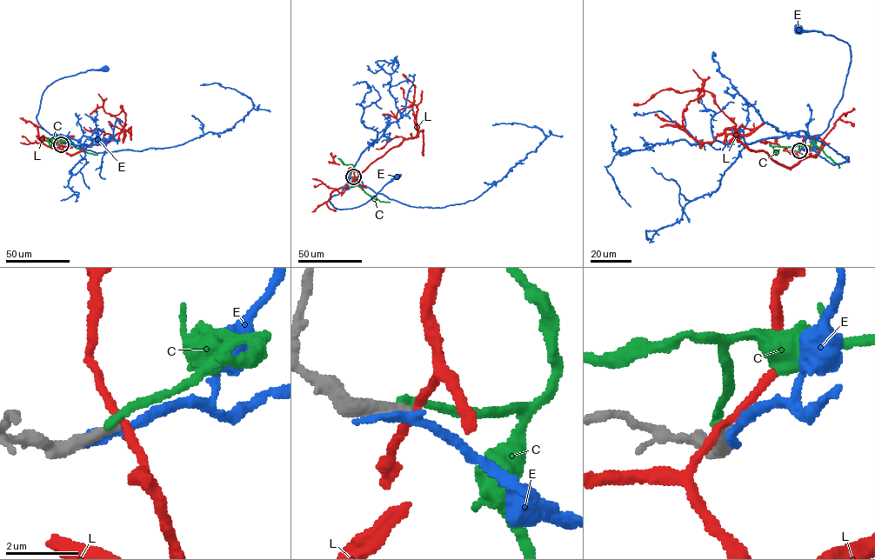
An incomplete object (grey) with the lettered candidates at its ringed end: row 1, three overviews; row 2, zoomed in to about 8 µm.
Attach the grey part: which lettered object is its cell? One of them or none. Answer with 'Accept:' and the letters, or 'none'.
Accept: none

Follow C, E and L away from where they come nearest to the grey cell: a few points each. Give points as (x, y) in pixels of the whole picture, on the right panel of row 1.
C: (798, 150), (799, 145), (817, 146), (839, 167)
E: (799, 151), (814, 150), (811, 141), (827, 129), (842, 96), (851, 51), (845, 42), (834, 36), (798, 30)
L: (799, 150), (784, 167), (734, 127), (712, 142), (693, 138), (683, 111), (704, 95), (692, 70)

